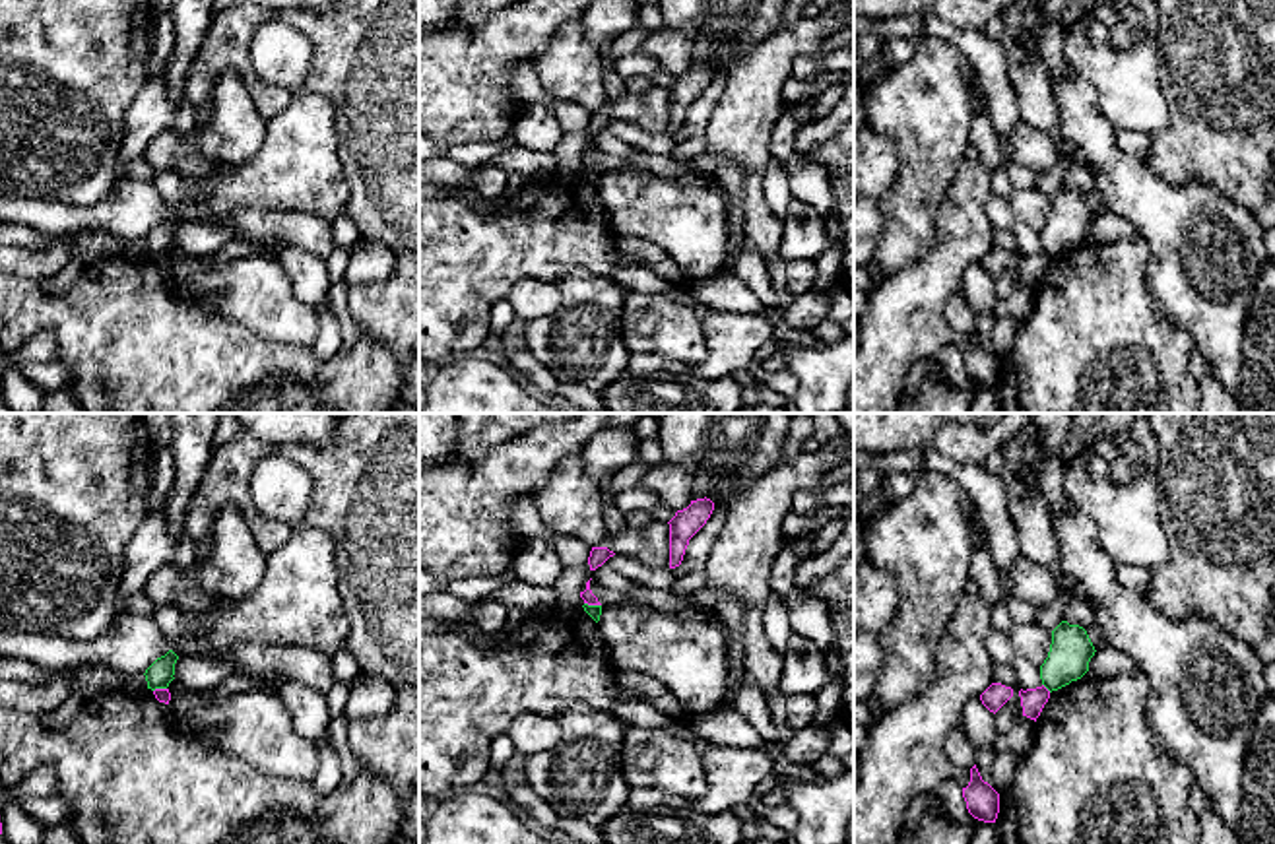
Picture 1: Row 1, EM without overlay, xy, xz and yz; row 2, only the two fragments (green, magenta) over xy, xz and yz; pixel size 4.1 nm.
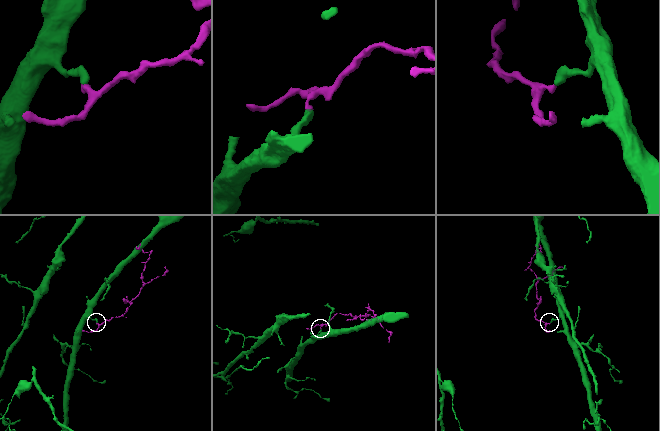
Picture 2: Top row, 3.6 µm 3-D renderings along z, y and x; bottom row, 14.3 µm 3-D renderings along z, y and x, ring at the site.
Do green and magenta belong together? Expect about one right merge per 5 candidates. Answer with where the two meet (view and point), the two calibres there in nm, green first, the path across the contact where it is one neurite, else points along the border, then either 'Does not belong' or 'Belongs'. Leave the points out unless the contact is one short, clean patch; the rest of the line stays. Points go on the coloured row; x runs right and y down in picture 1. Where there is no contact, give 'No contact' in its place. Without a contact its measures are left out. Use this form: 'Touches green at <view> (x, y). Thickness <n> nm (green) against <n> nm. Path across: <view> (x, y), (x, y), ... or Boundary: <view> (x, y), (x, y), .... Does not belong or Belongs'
Touches green at yz (1046, 687). Thickness 180 nm (green) against 100 nm. Boundary: yz (1043, 683), (1050, 691). Does not belong

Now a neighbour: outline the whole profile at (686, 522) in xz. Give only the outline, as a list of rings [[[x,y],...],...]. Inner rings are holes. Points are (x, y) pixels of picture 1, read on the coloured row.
[[[697,499],[683,510],[677,510],[670,524],[670,568],[681,565],[689,539],[706,524],[714,510],[710,499]]]

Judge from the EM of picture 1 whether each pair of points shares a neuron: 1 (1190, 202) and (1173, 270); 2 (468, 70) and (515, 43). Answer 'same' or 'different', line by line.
1: same
2: same

